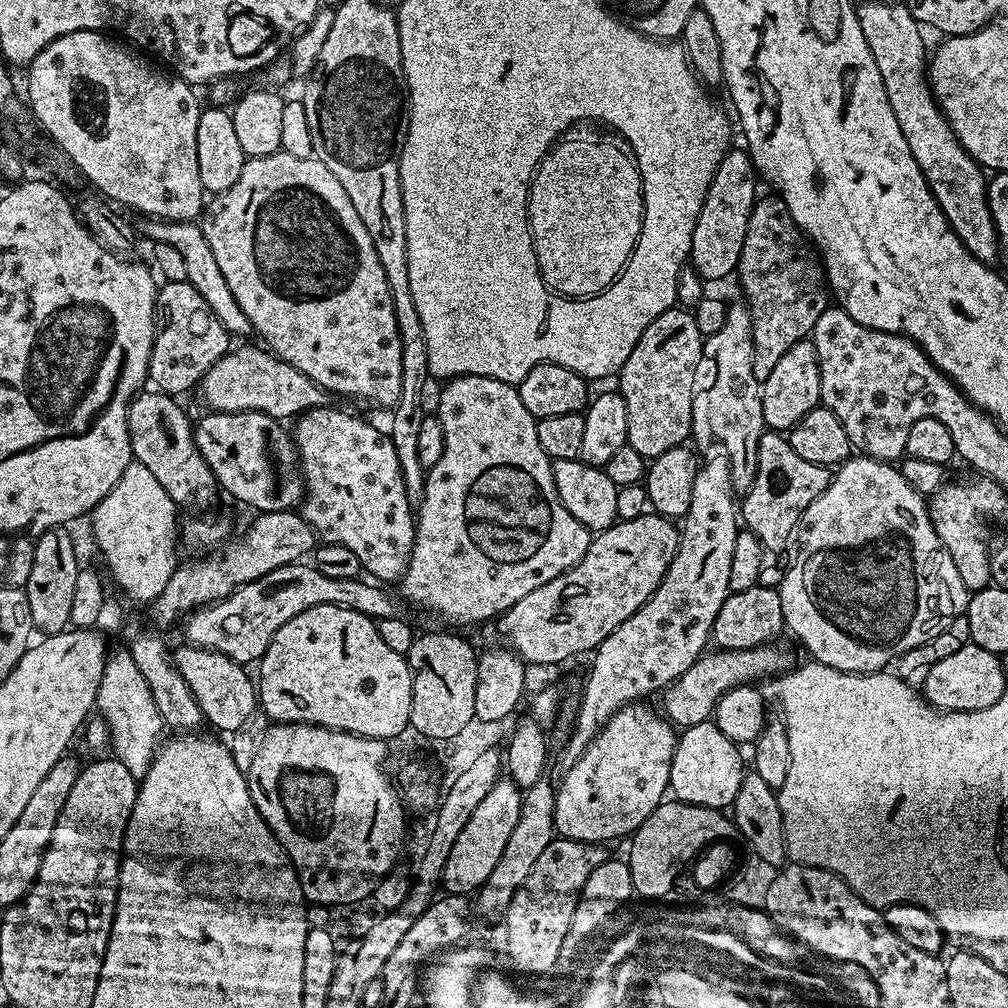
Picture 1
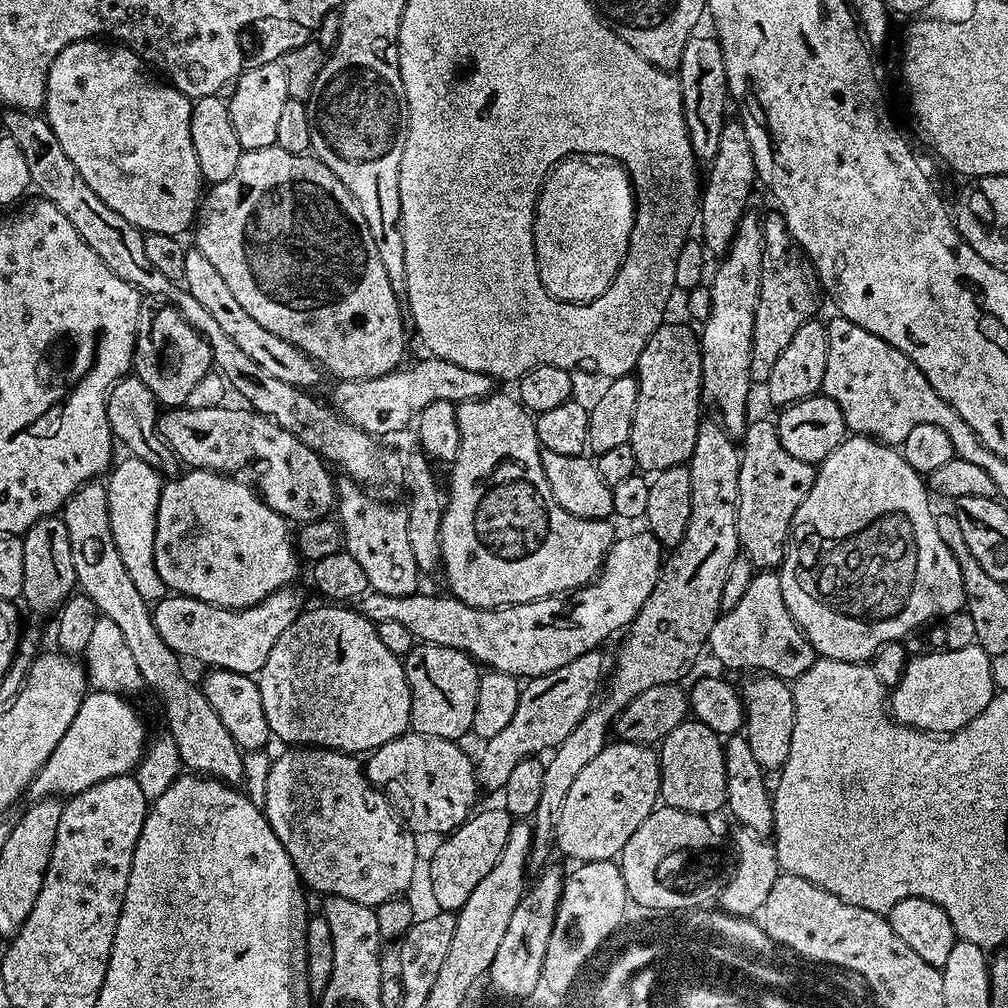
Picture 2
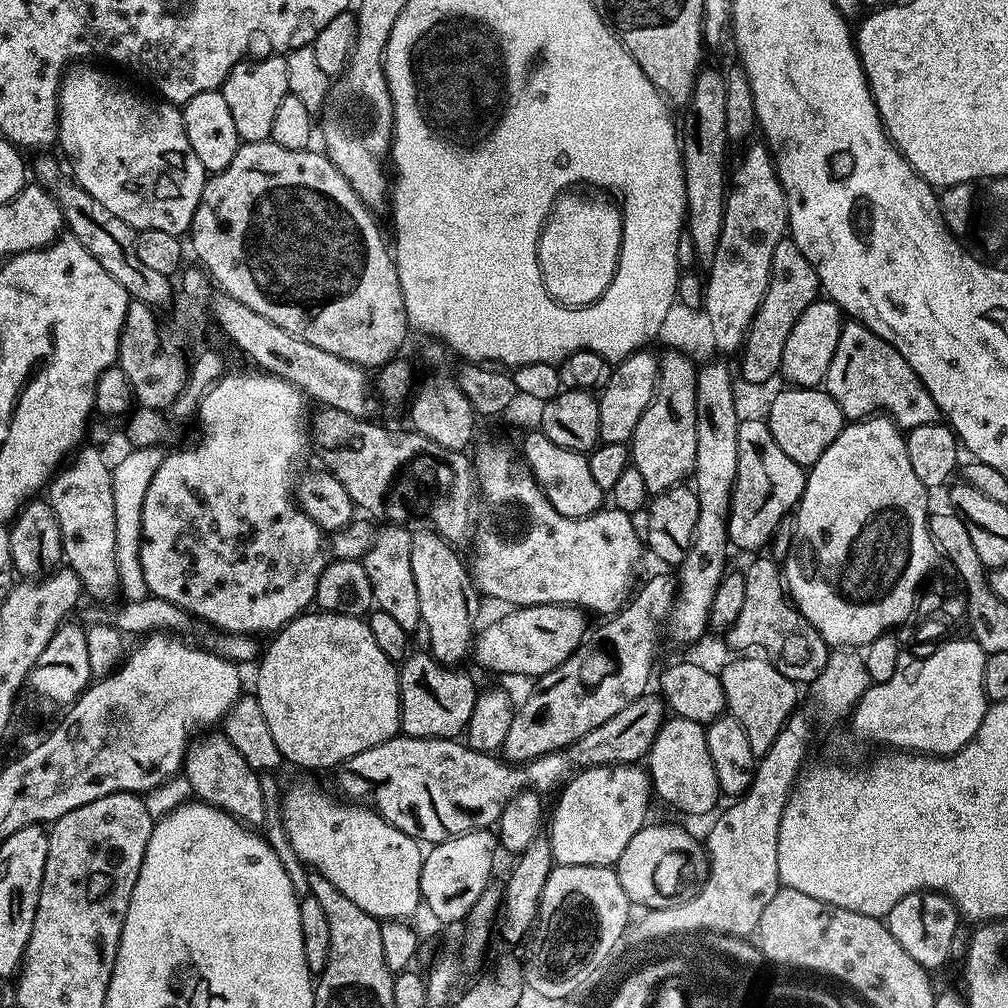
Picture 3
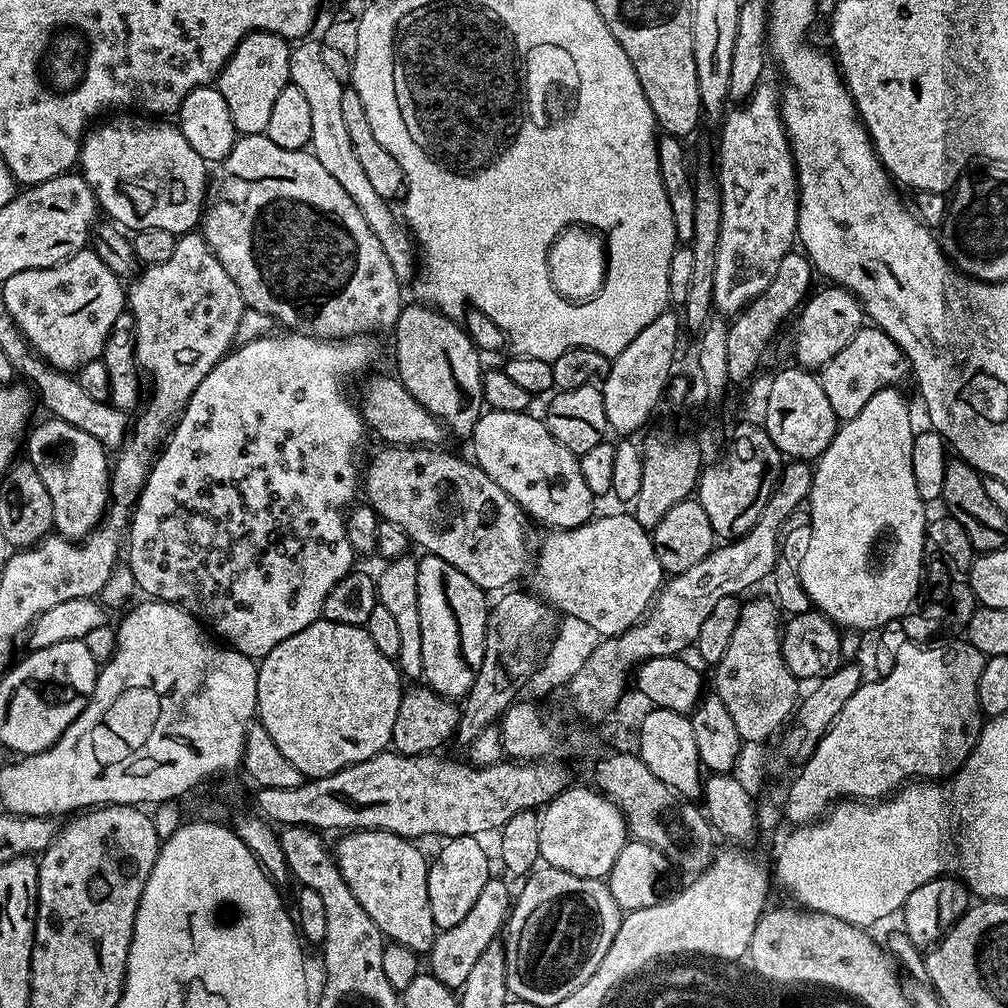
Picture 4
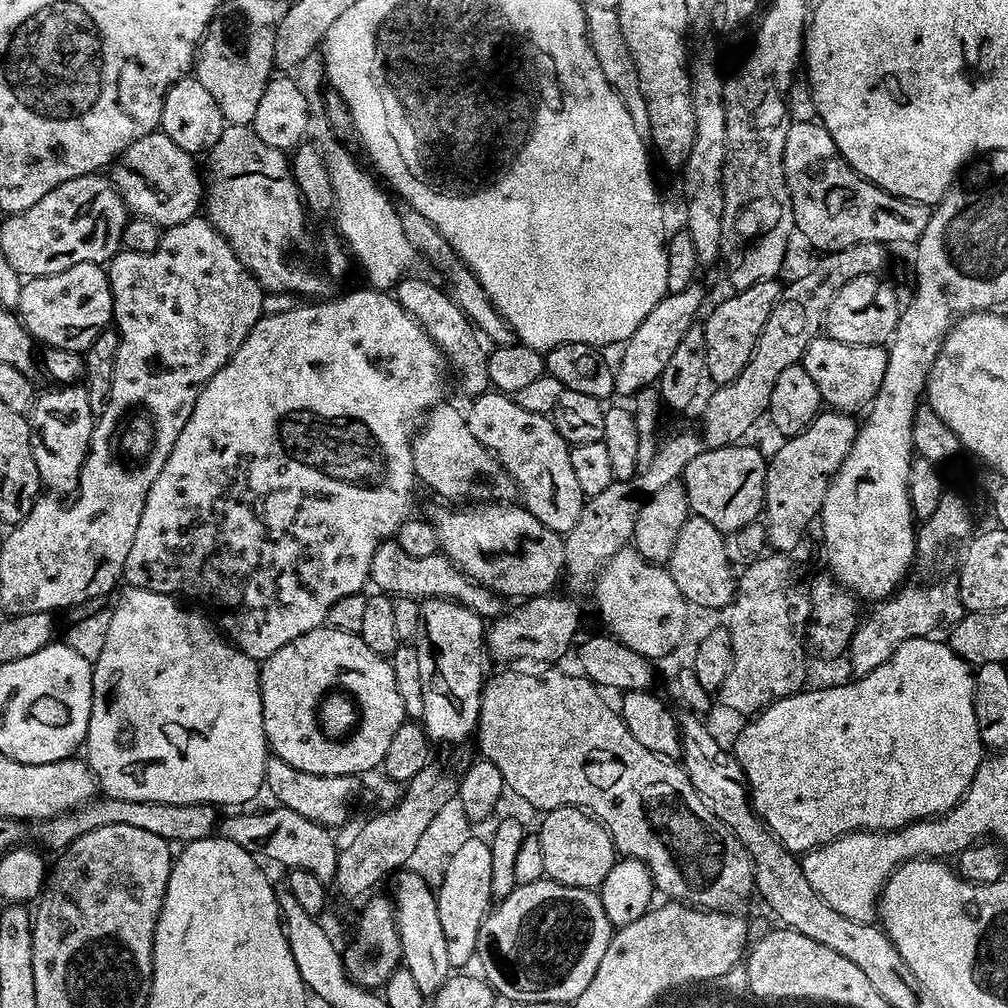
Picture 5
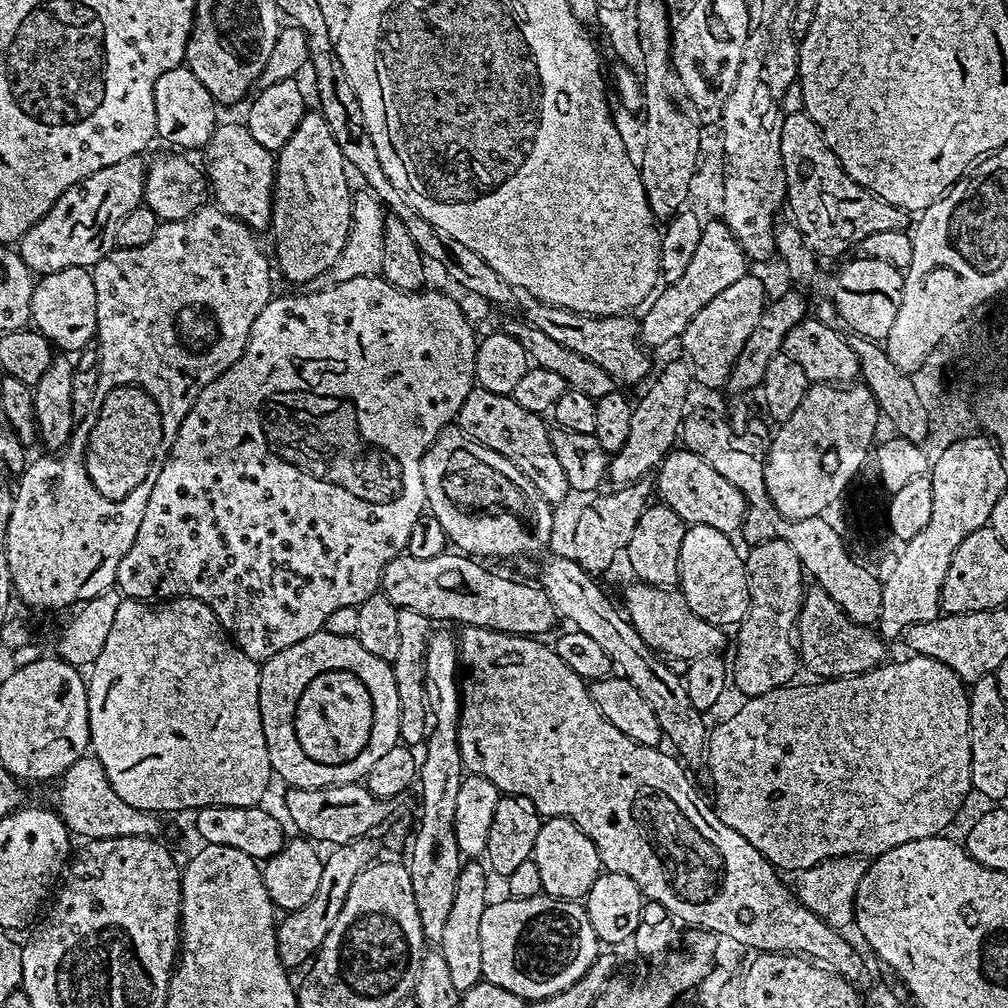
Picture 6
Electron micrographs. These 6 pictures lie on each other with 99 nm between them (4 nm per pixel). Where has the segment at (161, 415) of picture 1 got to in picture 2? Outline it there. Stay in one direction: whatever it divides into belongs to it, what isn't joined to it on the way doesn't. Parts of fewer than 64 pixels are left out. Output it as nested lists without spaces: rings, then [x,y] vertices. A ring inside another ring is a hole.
[[[125,374],[116,381],[116,385],[108,391],[106,402],[106,418],[112,427],[113,437],[124,443],[124,452],[137,456],[151,468],[161,474],[172,474],[177,471],[178,461],[176,455],[168,449],[168,444],[160,436],[156,428],[158,405],[154,394],[150,394],[146,382],[135,374]],[[176,468],[176,469],[175,469]],[[168,472],[168,473],[167,473]]]

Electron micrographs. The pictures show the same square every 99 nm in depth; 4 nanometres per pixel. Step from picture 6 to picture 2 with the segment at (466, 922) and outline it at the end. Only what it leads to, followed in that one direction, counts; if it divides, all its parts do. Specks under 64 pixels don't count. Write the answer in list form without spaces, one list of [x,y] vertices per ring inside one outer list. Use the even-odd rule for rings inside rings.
[[[503,806],[482,808],[469,816],[455,832],[441,839],[444,841],[437,846],[436,853],[428,864],[428,884],[432,887],[437,909],[445,912],[459,910],[466,898],[470,898],[474,886],[478,886],[478,882],[482,882],[482,878],[490,874],[494,862],[498,862],[498,854],[502,854],[502,846],[506,846],[506,838],[510,834],[514,817]]]

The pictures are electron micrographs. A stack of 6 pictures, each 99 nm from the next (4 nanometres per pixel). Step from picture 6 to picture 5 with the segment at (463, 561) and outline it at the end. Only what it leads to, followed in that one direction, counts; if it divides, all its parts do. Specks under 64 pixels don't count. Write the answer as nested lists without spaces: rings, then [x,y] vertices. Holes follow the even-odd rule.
[[[383,540],[374,550],[374,558],[370,558],[370,574],[368,575],[371,587],[393,598],[405,596],[411,600],[426,601],[434,598],[443,600],[457,600],[465,604],[485,618],[496,618],[505,611],[505,601],[488,588],[483,588],[478,582],[470,579],[466,573],[453,564],[447,556],[437,554],[430,558],[410,558],[406,550],[395,540]]]

